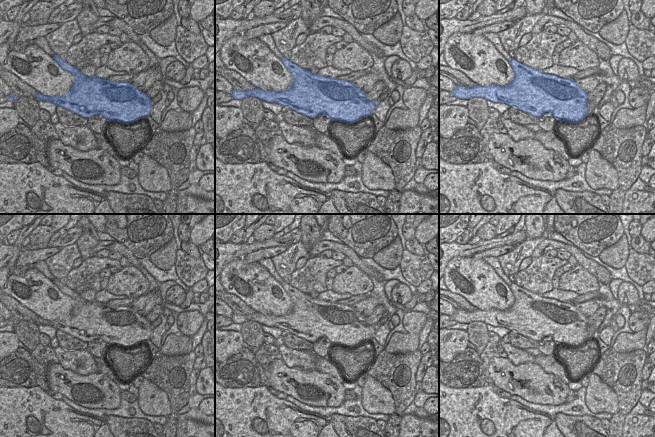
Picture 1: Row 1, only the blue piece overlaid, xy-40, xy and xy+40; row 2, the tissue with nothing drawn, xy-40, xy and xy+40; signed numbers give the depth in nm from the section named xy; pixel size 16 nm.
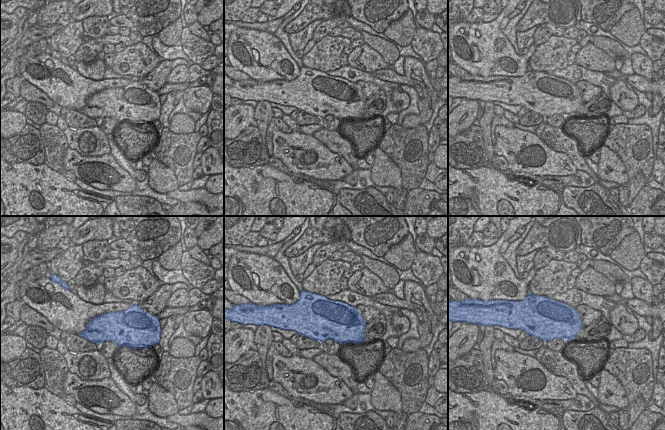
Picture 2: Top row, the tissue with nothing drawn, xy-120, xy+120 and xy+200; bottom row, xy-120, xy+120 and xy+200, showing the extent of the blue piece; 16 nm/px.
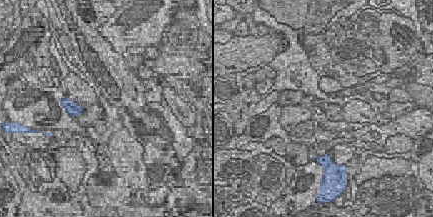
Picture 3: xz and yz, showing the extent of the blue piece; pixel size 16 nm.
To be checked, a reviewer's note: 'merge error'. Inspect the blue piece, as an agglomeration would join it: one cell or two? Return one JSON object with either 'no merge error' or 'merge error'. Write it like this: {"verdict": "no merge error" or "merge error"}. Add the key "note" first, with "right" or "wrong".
{"note": "wrong", "verdict": "no merge error"}

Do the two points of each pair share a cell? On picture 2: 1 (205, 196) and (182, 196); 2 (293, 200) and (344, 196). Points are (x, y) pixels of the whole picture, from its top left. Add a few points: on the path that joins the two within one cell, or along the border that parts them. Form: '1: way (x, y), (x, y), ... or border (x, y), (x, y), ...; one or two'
1: way (199, 196), (188, 196); one
2: border (337, 193), (337, 199), (342, 205); two

